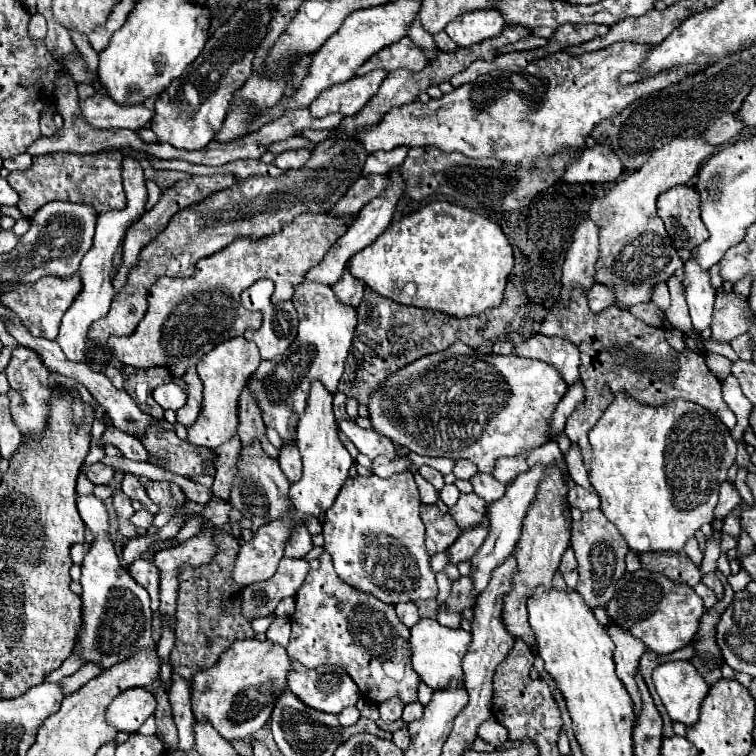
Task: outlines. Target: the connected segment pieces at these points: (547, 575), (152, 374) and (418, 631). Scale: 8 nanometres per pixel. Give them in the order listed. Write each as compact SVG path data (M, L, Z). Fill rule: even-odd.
M550 463L550 473L546 473L546 481L538 485L538 497L534 497L534 505L528 509L528 517L522 521L522 535L520 541L514 549L516 557L516 577L512 577L512 589L506 593L502 601L502 621L512 637L520 637L530 649L536 647L536 637L534 631L528 625L528 615L526 615L526 601L532 597L536 587L552 589L552 577L554 571L558 569L560 557L570 545L570 521L566 519L566 511L570 509L568 501L568 487L566 487L566 477L562 469L556 463Z
M124 365L122 373L124 373L124 391L130 393L130 397L134 397L134 401L138 401L138 407L144 413L162 419L164 409L152 399L152 391L158 385L170 383L172 373L168 369L162 369L162 367L136 369L136 367L130 367L130 365Z
M420 619L410 629L410 651L412 651L412 667L418 673L418 677L432 689L446 689L450 679L462 679L462 657L468 651L470 645L470 633L464 629L448 629L442 627L436 619Z

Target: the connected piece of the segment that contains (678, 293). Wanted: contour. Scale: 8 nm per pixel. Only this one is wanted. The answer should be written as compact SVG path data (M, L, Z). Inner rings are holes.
M668 283L668 289L670 289L670 307L666 309L666 321L670 327L682 331L682 333L692 333L694 327L692 327L692 321L690 321L690 315L688 315L688 305L686 305L686 299L684 299L684 287L682 283Z

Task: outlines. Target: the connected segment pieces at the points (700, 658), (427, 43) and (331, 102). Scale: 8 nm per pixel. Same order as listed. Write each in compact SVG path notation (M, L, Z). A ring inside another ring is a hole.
M718 569L715 571L717 577L724 583L726 588L726 595L724 599L720 599L712 609L706 611L706 615L702 617L700 621L700 629L698 629L698 637L694 641L694 647L696 647L696 657L692 657L692 665L698 669L698 673L706 679L708 685L712 685L714 681L718 681L722 677L720 673L720 667L724 663L724 659L720 657L720 647L714 639L714 631L716 631L716 625L720 621L720 615L724 613L724 609L732 603L732 597L734 597L734 591L730 589L730 585L727 583L727 577L724 577Z
M418 17L412 21L412 25L410 25L410 29L408 29L408 31L410 31L410 33L408 33L408 37L410 37L418 47L422 47L422 49L424 49L424 53L428 55L428 59L432 61L432 59L436 57L438 49L436 49L436 43L434 43L432 35L430 35L430 33L426 33L426 31L422 29L422 25L420 25Z
M374 69L374 73L368 73L366 77L356 75L342 85L324 89L320 97L314 99L310 105L312 117L326 117L330 113L340 113L346 117L356 115L368 103L368 99L376 95L386 75L388 73L382 73L382 69Z

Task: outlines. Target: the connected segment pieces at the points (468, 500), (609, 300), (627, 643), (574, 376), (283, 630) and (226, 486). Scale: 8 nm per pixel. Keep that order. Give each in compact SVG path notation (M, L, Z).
M468 493L468 495L460 495L456 505L450 509L450 515L462 529L472 529L482 523L486 515L486 507L488 505L486 501L482 501L482 497L478 497L476 493Z
M594 285L590 291L588 291L588 301L590 301L590 309L594 313L606 309L608 305L614 303L614 289L606 289L606 285Z
M608 625L608 635L612 637L616 649L614 649L614 663L616 663L616 675L628 689L632 701L634 701L634 711L638 713L642 709L642 699L634 681L634 671L638 667L640 657L644 655L646 647L642 641L638 641L632 633L626 633L626 629L618 629L618 625Z
M532 335L528 341L518 345L516 349L518 357L530 357L544 361L558 369L566 385L572 385L578 381L578 365L580 365L580 351L576 345L572 345L566 339L558 337L544 337L544 335Z
M276 617L270 625L270 629L266 631L266 637L274 643L280 645L288 645L288 637L290 637L290 621L286 617Z
M234 435L230 441L226 441L226 445L222 445L222 449L214 449L214 455L216 455L216 459L214 459L216 477L214 477L212 493L214 493L214 497L226 501L234 473L236 473L236 459L240 455L238 435Z

